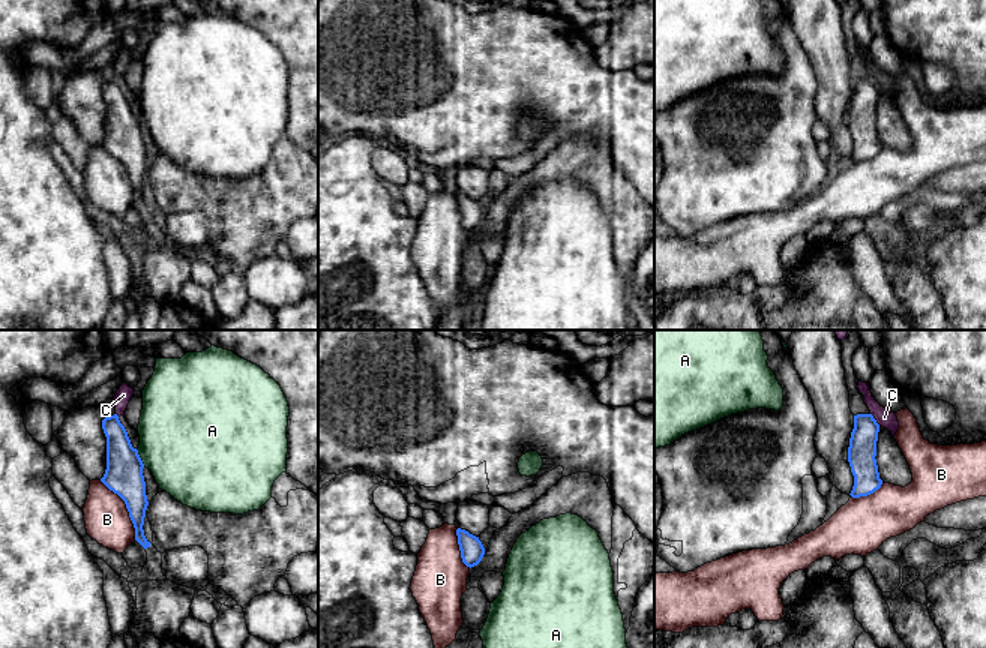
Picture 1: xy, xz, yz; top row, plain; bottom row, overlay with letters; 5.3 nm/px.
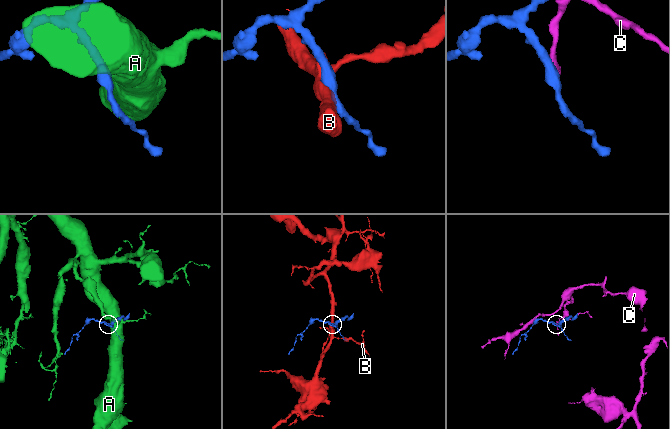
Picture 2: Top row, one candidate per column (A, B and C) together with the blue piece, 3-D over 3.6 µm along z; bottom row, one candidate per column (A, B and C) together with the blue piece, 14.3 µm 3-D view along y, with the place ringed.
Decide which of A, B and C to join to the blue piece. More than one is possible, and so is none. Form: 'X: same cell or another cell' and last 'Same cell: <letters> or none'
A: another cell
B: another cell
C: another cell
Same cell: none

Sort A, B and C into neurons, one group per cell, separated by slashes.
A / B / C

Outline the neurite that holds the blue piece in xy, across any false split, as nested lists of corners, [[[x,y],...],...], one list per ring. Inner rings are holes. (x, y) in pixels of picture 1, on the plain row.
[[[117,78],[105,81],[102,93],[107,100],[107,134],[101,146],[125,165],[135,192],[135,204],[147,213],[152,207],[143,194],[149,170],[143,140],[144,128]]]

